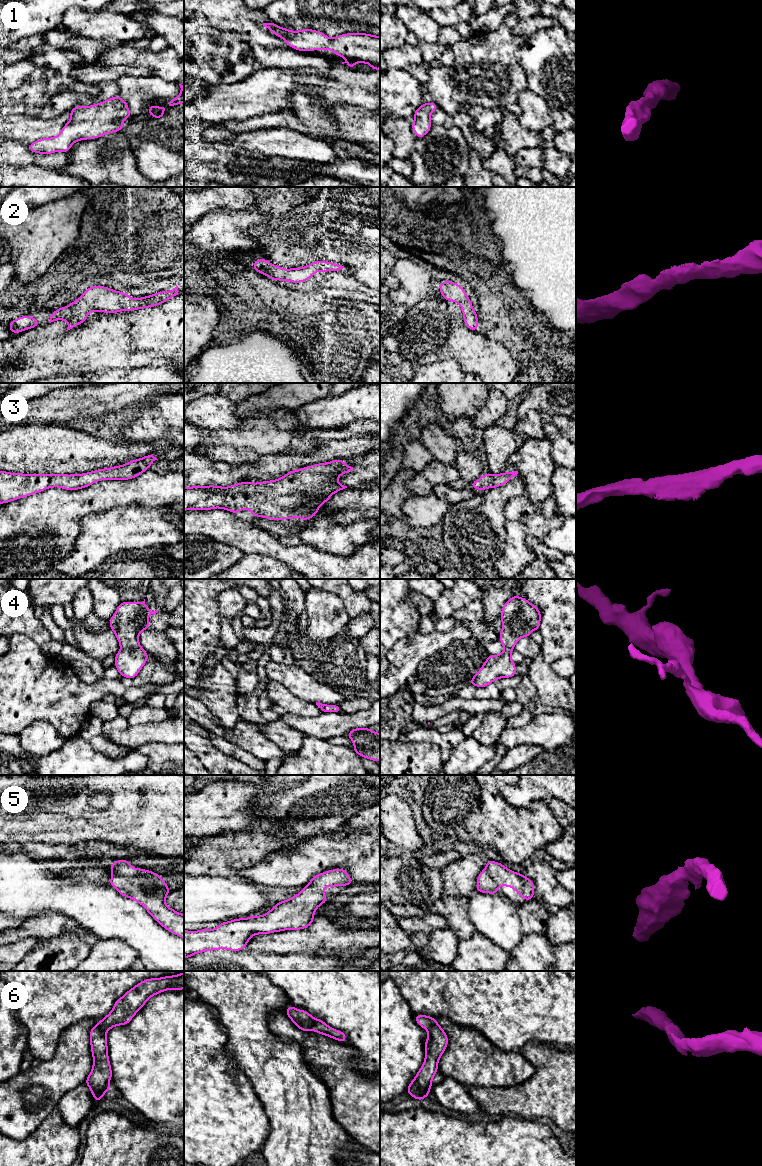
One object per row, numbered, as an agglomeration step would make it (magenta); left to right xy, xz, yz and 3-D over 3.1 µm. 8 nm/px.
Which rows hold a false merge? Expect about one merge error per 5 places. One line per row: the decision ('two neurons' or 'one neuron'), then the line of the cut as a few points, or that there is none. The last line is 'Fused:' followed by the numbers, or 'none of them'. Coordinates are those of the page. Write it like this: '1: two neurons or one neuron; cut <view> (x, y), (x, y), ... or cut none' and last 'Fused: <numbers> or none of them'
1: one neuron; cut none
2: one neuron; cut none
3: one neuron; cut none
4: one neuron; cut none
5: one neuron; cut none
6: one neuron; cut none
Fused: none of them

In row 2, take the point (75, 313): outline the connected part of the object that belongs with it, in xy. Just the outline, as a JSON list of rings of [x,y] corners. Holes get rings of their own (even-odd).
[[[105,286],[89,287],[76,301],[66,307],[55,310],[50,315],[50,321],[66,320],[67,330],[86,321],[91,311],[118,313],[122,310],[129,312],[160,305],[178,295],[178,286],[172,291],[161,291],[142,298],[130,298],[126,292],[119,292]]]

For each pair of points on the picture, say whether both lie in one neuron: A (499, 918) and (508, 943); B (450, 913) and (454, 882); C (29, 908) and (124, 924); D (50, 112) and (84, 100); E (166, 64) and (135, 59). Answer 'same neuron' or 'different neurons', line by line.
A: same neuron
B: different neurons
C: same neuron
D: same neuron
E: same neuron

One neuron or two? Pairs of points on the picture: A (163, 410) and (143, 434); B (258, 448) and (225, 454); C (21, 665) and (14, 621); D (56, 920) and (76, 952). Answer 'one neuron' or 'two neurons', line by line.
A: one neuron
B: one neuron
C: two neurons
D: two neurons

